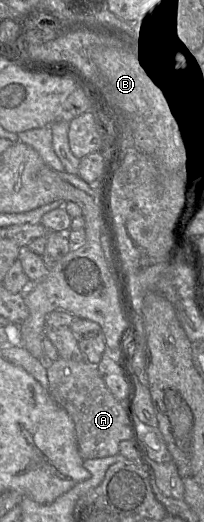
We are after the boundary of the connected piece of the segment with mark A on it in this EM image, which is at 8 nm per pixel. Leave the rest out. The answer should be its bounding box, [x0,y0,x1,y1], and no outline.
[47,358,132,459]

